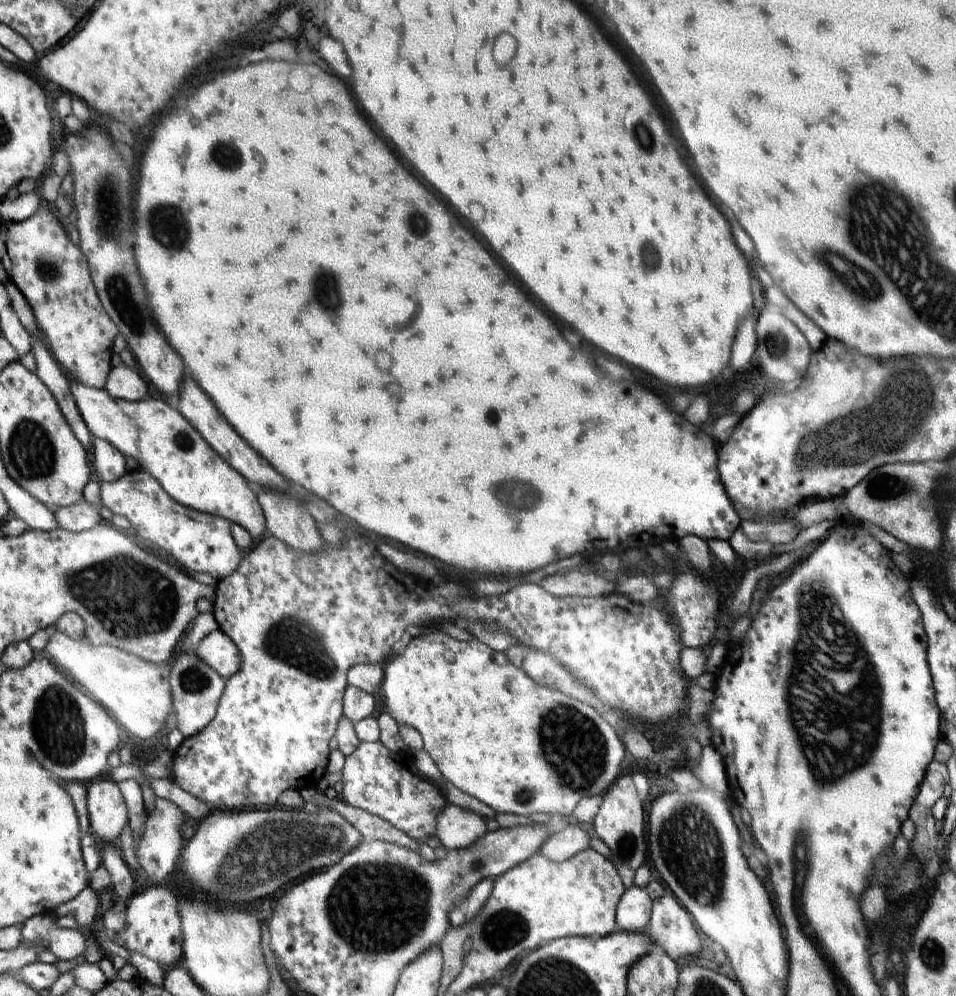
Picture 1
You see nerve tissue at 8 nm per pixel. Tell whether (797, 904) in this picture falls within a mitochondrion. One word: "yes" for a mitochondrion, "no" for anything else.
no

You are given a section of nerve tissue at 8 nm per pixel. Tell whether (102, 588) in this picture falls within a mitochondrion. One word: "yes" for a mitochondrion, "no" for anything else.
yes

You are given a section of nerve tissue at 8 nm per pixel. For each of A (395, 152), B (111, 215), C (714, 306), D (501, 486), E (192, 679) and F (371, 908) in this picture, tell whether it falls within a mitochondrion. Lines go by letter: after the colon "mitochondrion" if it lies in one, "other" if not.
A: other
B: mitochondrion
C: other
D: mitochondrion
E: mitochondrion
F: mitochondrion

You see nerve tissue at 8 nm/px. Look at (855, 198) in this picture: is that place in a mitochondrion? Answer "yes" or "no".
yes

